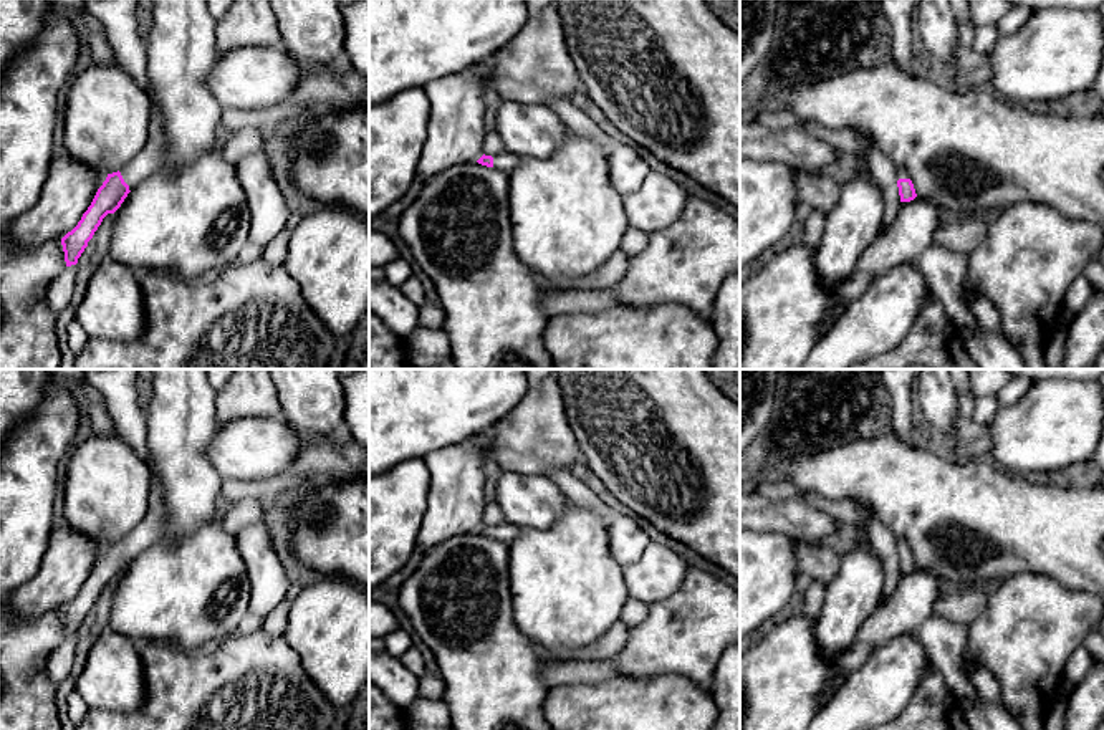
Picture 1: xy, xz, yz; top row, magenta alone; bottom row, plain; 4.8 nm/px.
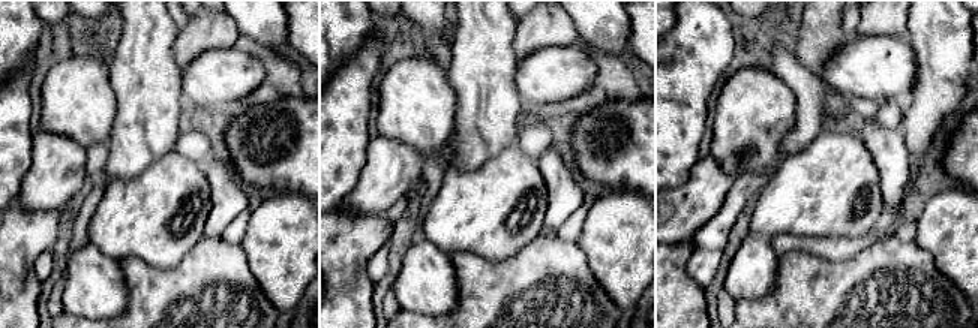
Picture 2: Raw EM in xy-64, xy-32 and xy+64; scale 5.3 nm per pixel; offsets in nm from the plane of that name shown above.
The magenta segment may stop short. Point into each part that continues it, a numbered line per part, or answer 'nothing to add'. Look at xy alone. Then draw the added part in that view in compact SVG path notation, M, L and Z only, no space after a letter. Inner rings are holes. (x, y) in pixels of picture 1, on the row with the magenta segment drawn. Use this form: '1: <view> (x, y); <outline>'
1: xy (149, 159); M152 103L151 132L144 149L119 172L124 182L132 190L146 177L159 172L166 157L166 142L162 137L162 124L159 121L159 111Z

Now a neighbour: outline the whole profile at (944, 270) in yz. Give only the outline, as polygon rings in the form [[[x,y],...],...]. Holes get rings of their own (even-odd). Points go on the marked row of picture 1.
[[[930,243],[914,262],[929,290],[937,296],[950,323],[960,331],[975,331],[978,323],[963,300],[970,255]]]

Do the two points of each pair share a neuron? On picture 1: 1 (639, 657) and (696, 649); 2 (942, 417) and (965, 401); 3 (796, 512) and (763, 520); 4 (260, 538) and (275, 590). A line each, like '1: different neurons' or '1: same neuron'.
1: same neuron
2: different neurons
3: same neuron
4: same neuron

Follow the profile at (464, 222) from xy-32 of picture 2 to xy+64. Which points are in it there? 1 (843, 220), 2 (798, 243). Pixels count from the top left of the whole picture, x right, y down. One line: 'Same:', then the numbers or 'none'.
Same: 1

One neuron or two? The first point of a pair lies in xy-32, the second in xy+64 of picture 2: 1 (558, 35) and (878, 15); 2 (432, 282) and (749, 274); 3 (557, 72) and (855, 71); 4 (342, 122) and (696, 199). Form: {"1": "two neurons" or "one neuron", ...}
{"1": "one neuron", "2": "one neuron", "3": "one neuron", "4": "two neurons"}

